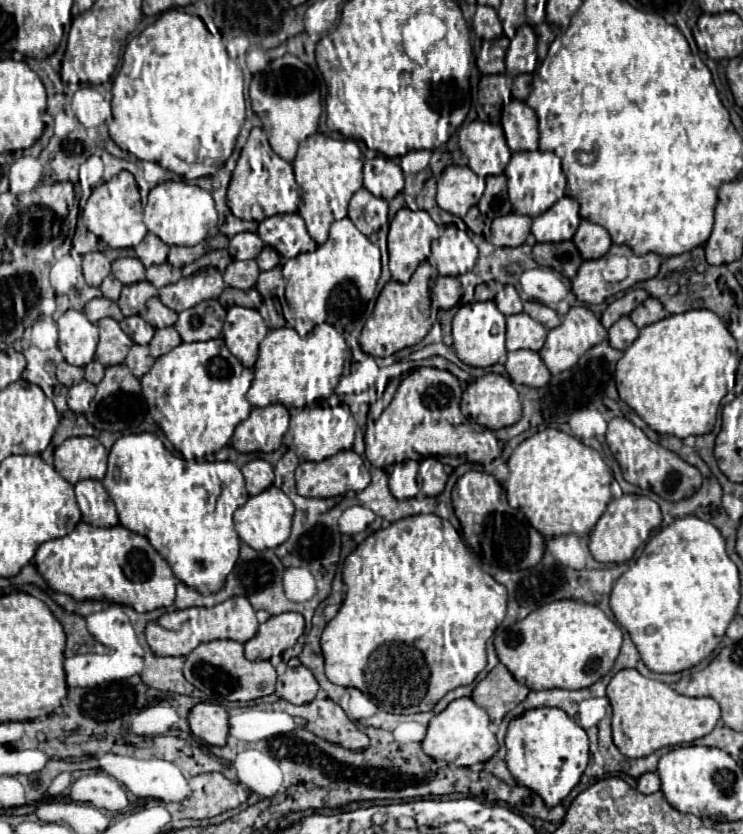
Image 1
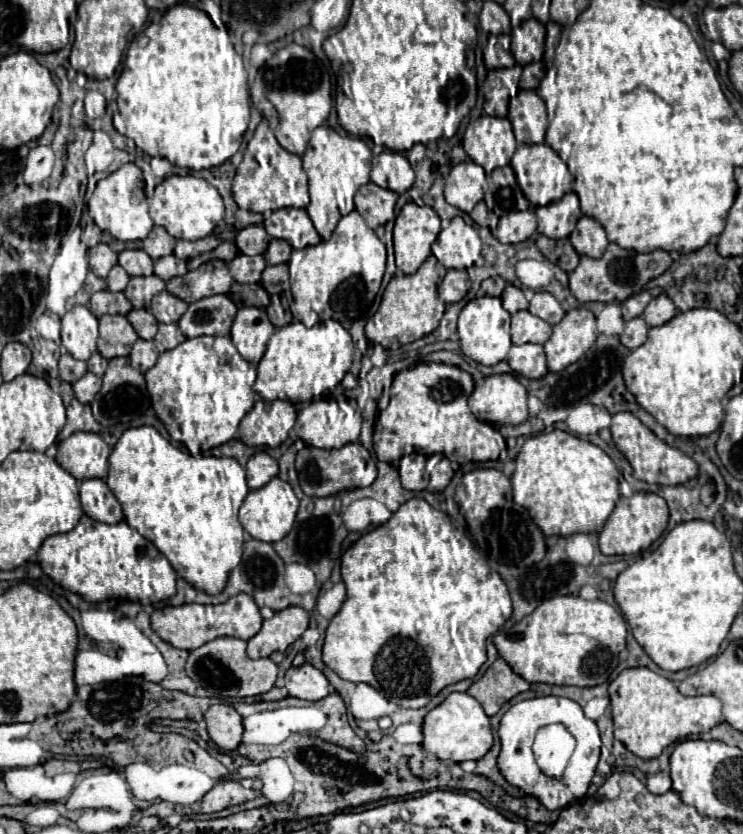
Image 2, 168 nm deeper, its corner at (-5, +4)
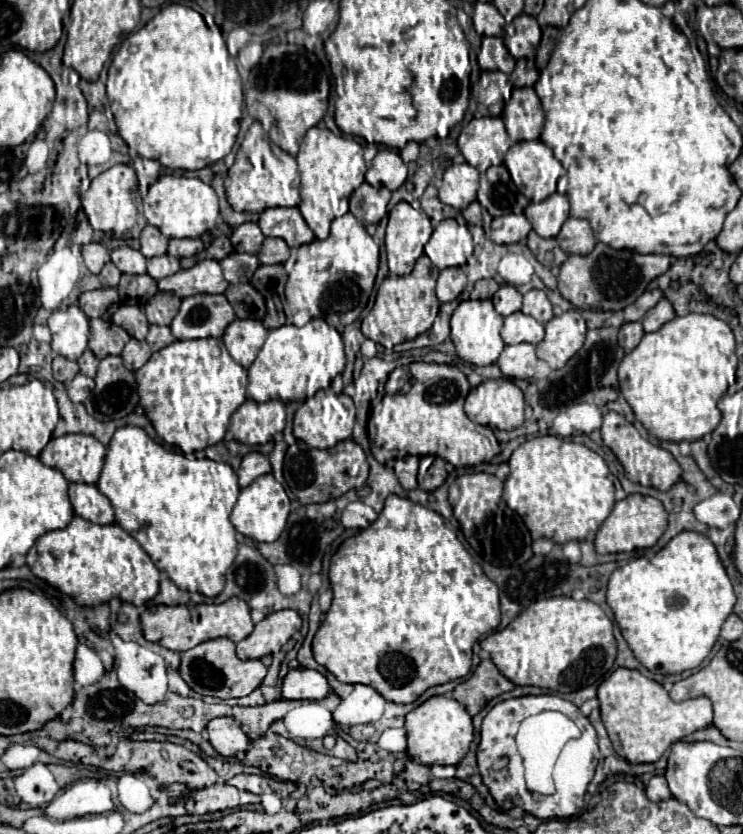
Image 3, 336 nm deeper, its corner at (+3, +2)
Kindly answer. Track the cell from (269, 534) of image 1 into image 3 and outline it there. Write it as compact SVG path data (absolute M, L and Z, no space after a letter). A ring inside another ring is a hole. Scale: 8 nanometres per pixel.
M264 474L256 478L256 482L252 482L250 486L242 488L238 502L230 514L230 522L240 534L256 542L274 542L286 526L288 512L290 512L290 498L286 496L286 490L282 488L280 482L274 480L272 474Z

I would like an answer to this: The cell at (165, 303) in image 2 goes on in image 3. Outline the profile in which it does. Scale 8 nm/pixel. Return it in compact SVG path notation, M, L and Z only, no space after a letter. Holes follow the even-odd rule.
M158 292L154 298L148 300L148 304L144 306L144 312L150 324L170 326L170 322L178 314L178 308L180 308L180 298L168 292Z

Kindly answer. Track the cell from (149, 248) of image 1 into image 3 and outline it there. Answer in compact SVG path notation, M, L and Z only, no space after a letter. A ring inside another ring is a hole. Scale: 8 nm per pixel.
M146 226L140 234L140 252L146 258L154 258L160 254L166 254L168 238L162 236L162 232L156 226Z

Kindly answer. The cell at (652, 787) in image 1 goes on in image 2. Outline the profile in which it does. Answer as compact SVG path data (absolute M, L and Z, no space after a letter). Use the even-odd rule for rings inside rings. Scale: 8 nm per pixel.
M656 772L656 774L648 776L646 786L654 794L664 794L664 792L668 792L672 788L672 780L670 780L668 772Z

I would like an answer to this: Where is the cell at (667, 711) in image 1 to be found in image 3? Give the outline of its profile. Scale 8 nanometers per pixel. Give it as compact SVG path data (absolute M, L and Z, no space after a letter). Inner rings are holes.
M630 668L614 670L598 686L598 700L602 722L608 730L614 750L630 764L656 762L674 742L712 724L712 702L708 702L708 698L674 702L662 684Z

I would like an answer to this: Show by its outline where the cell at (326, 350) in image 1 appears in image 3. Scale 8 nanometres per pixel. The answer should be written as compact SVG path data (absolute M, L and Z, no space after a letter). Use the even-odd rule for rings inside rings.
M314 318L306 326L280 326L268 332L268 338L248 368L248 398L254 402L296 400L304 402L322 388L328 388L332 378L346 366L342 336L326 320Z

